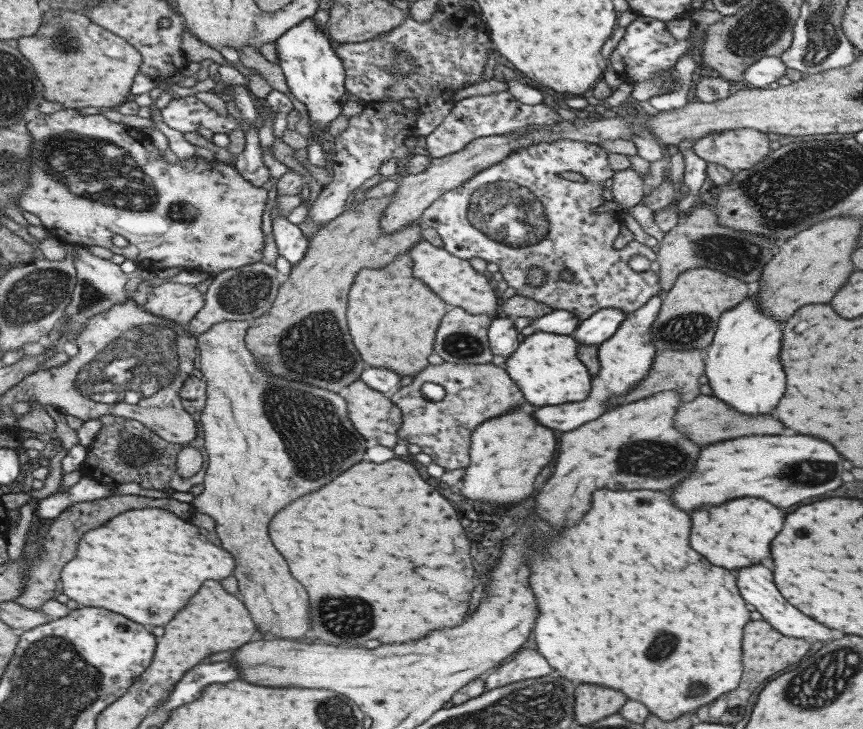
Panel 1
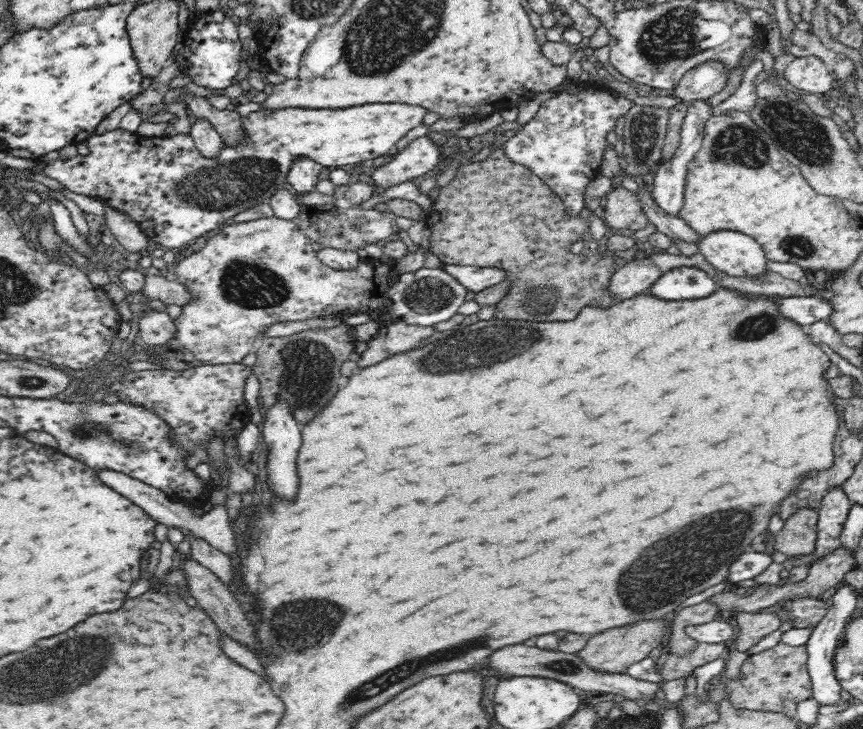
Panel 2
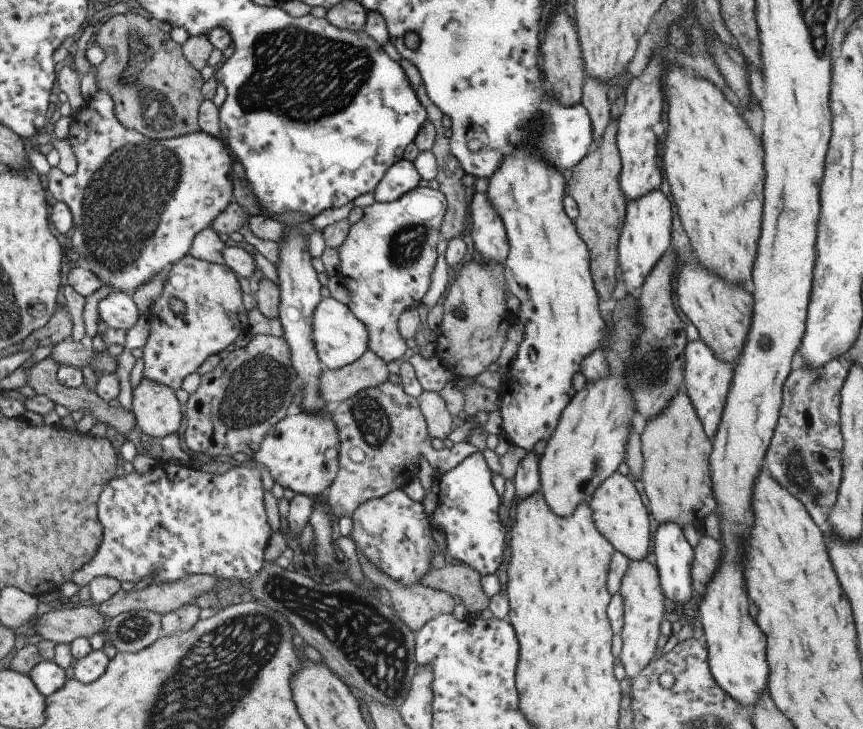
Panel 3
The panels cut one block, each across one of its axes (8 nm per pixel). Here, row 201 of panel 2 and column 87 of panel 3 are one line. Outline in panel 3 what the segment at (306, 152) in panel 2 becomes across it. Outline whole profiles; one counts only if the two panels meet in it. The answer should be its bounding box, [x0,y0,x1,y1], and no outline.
[44,88,233,293]

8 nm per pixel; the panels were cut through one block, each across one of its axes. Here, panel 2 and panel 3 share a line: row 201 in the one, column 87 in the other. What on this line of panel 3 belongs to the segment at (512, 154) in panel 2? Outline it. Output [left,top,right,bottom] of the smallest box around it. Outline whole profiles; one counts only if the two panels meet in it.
[69,459,271,587]

